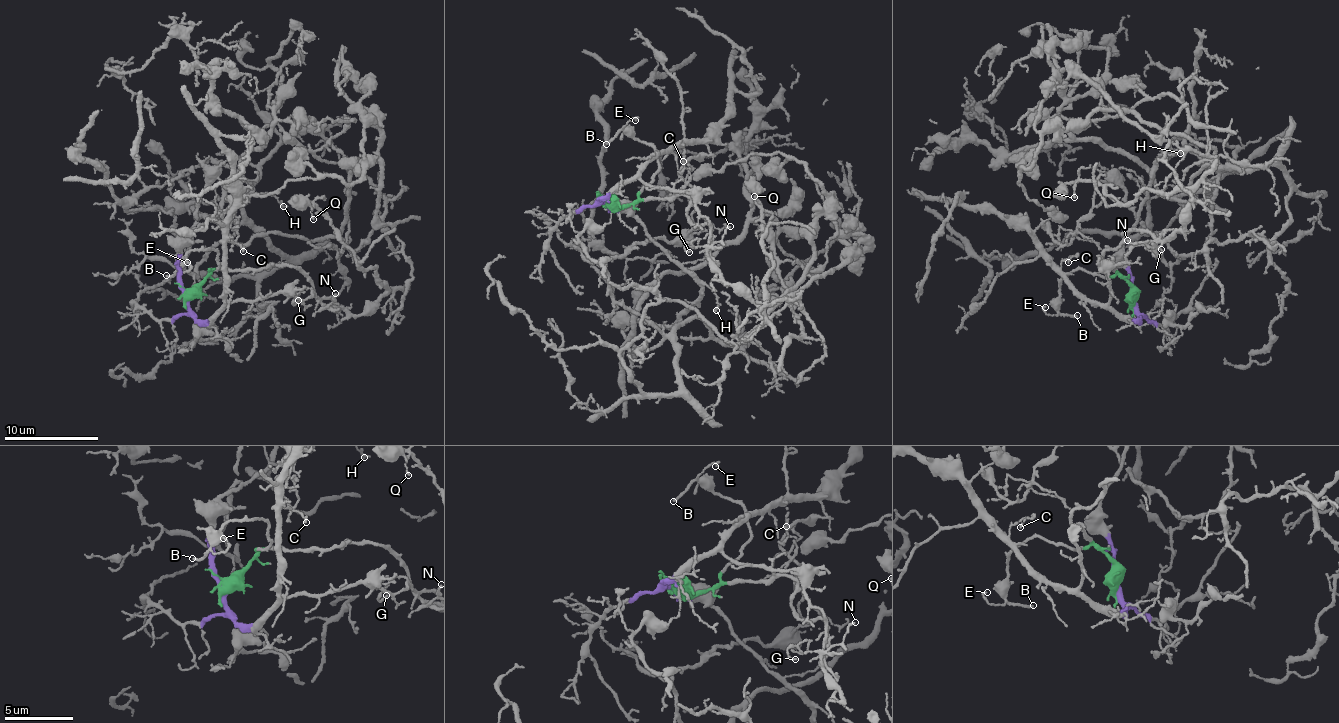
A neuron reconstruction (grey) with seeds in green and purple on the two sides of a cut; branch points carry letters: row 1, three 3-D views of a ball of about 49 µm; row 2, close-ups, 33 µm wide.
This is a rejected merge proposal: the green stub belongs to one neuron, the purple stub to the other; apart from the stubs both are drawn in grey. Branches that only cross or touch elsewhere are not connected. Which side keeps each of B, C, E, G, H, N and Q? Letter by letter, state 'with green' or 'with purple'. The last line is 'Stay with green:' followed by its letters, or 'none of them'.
B: with green
C: with purple
E: with green
G: with purple
H: with purple
N: with green
Q: with green
Stay with green: B, E, N, Q

